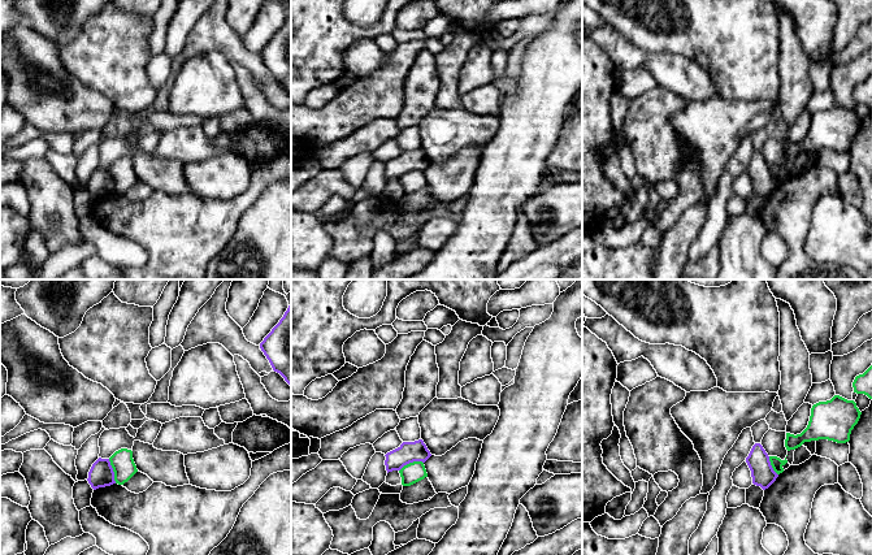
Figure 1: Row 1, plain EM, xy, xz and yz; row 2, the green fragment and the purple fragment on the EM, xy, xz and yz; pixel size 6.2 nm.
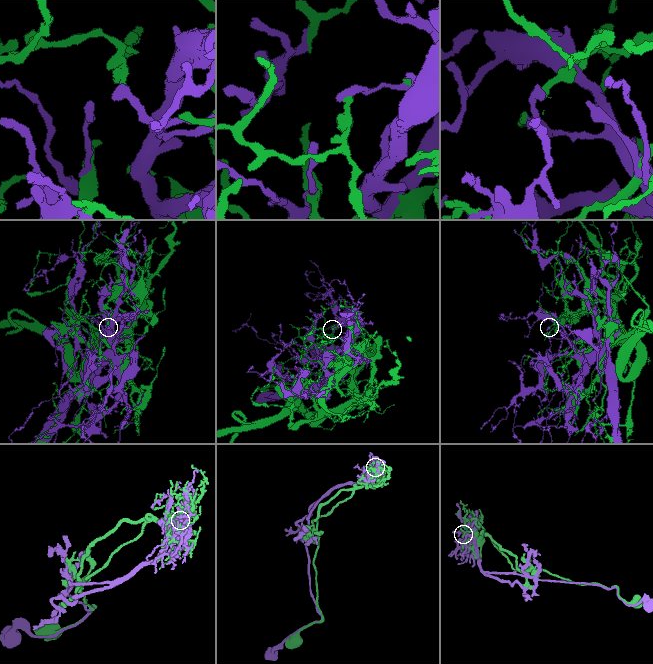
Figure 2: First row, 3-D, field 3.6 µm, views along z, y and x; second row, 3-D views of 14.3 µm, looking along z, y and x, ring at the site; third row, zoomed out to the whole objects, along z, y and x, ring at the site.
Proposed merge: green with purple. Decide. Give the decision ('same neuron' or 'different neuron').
different neuron

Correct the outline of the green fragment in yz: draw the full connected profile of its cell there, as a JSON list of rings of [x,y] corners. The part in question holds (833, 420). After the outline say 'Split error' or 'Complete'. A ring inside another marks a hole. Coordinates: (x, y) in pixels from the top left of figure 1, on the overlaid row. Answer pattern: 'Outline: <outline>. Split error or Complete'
Outline: [[[834,395],[830,400],[812,406],[807,428],[801,434],[786,433],[788,451],[801,447],[804,442],[828,439],[837,443],[850,441],[850,434],[858,424],[862,412],[854,400]]]. Complete

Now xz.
Outline: [[[413,461],[407,465],[404,465],[400,471],[402,477],[402,485],[403,486],[411,486],[425,477],[428,477],[425,465],[422,461]]]. Complete

